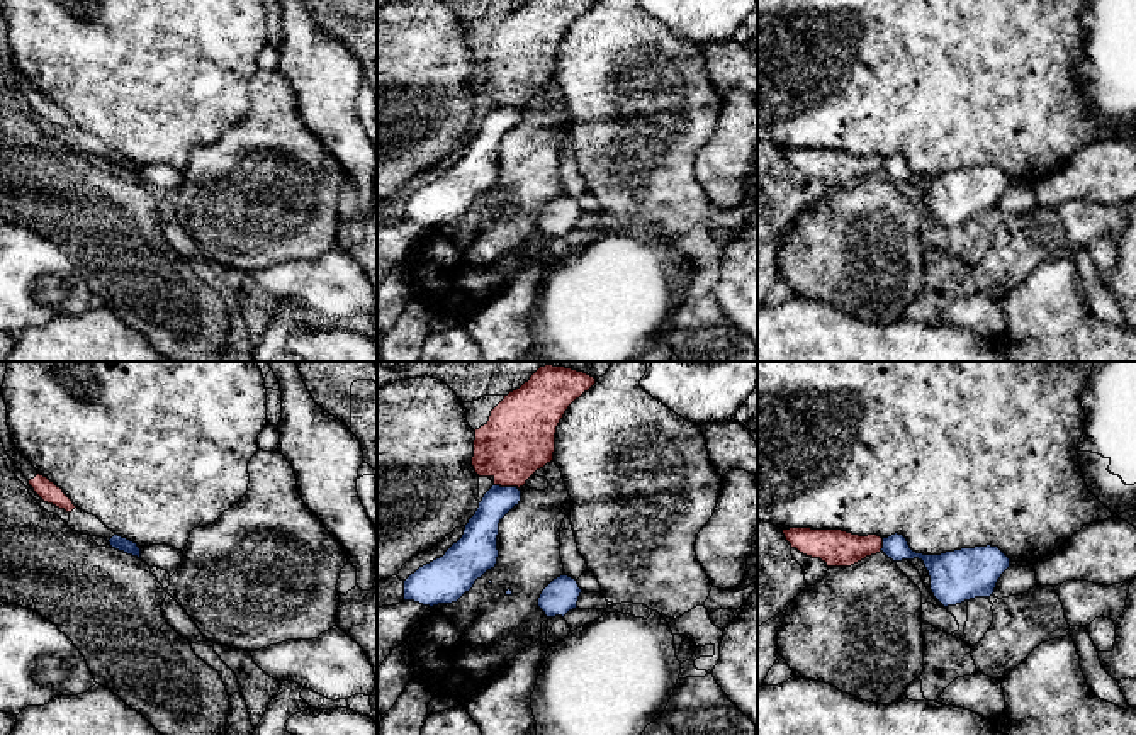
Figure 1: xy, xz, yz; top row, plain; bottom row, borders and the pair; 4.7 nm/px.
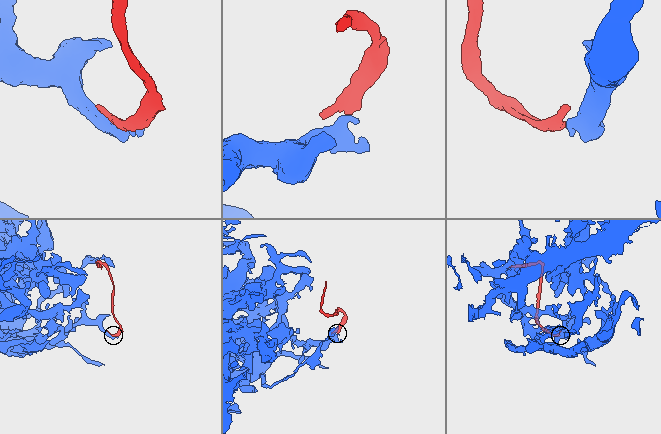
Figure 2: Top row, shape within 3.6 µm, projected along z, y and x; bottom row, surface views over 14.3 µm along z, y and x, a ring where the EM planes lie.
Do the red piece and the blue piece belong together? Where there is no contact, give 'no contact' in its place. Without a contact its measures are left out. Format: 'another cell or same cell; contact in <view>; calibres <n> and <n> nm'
another cell; contact in xz; calibres 340 and 160 nm

